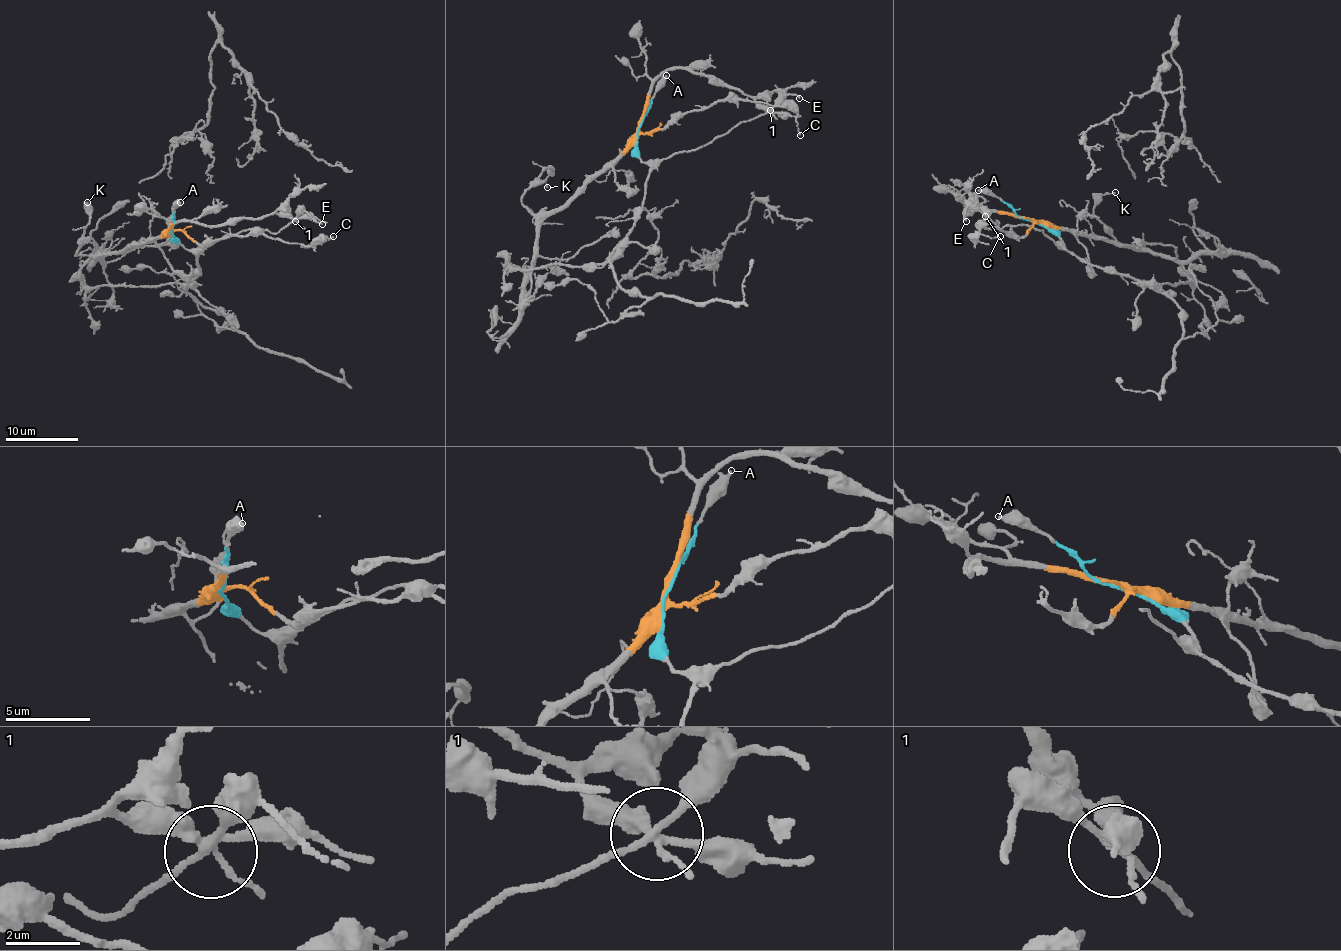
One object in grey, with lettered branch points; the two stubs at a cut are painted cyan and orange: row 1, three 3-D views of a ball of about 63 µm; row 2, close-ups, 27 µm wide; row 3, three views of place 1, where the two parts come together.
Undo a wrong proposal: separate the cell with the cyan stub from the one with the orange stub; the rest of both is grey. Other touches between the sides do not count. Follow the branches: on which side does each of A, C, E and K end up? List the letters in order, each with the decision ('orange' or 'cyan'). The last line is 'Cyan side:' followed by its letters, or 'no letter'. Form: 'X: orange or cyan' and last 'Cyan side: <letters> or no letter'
A: cyan
C: orange
E: cyan
K: orange
Cyan side: A, E

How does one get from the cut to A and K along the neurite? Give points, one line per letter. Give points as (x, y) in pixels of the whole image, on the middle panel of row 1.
A: (640, 126), (652, 95), (667, 75)
K: (640, 126), (631, 142), (563, 205), (533, 214), (521, 201), (521, 195), (549, 168), (547, 187)

